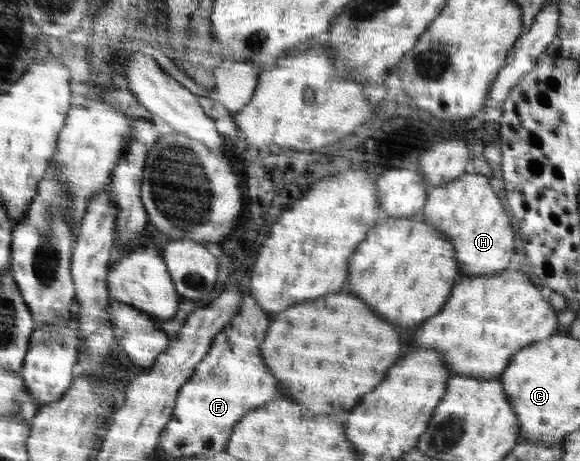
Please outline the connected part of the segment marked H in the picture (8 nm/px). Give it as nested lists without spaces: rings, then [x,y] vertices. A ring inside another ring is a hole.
[[[464,173],[450,183],[433,187],[418,215],[452,239],[461,278],[482,277],[507,269],[508,261],[514,255],[514,229],[484,175]]]

